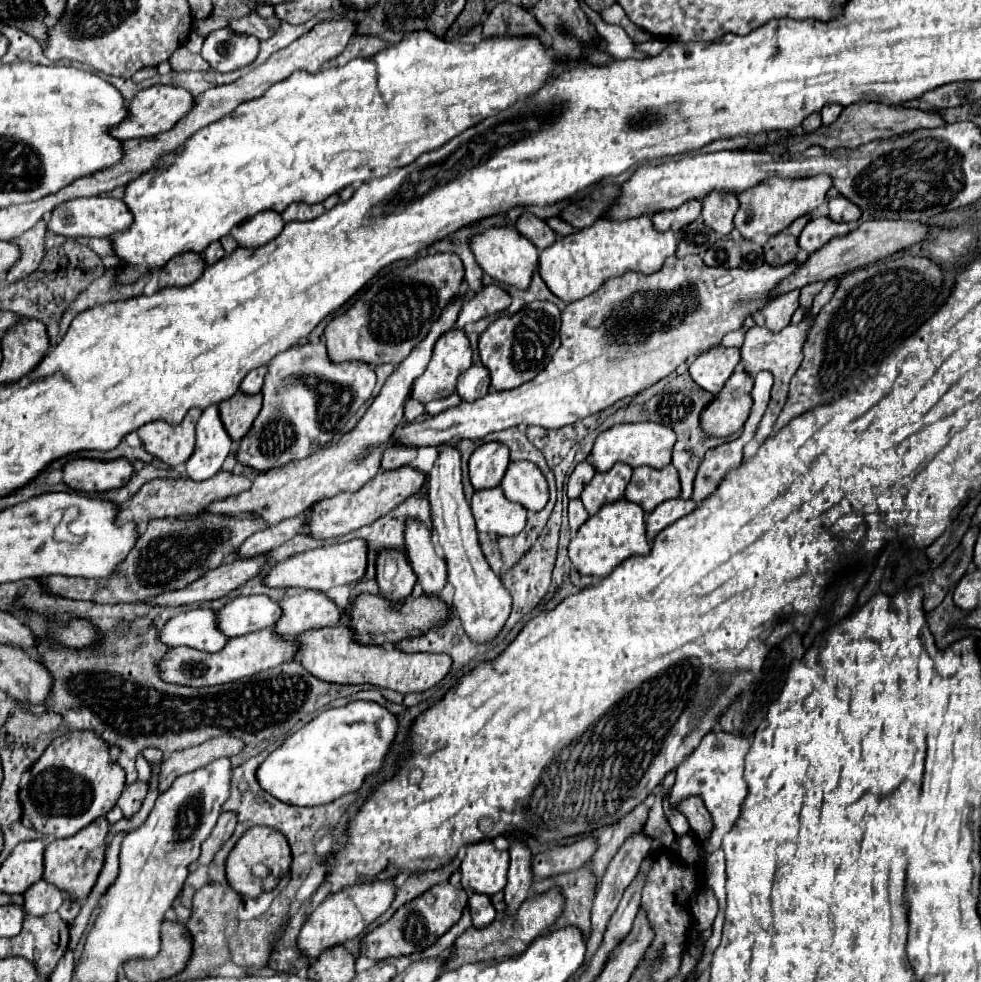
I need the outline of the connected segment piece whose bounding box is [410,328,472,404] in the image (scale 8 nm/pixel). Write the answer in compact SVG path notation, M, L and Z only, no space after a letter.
M448 330L446 334L442 334L434 346L434 354L432 354L432 360L426 368L426 372L422 376L418 376L414 380L414 386L412 386L412 394L410 398L422 402L422 404L428 404L430 400L440 400L440 398L446 398L450 394L454 394L456 390L456 378L462 370L470 368L472 366L472 350L470 350L470 342L464 334L464 330Z

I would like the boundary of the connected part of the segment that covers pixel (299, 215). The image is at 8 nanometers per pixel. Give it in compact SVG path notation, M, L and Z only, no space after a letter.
M334 194L328 200L324 200L322 204L290 204L290 208L286 208L286 212L282 212L284 222L290 220L314 220L320 214L324 214L326 210L334 208L340 202L340 196Z

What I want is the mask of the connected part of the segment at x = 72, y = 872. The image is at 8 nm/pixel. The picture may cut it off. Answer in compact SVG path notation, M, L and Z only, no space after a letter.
M104 816L82 828L78 834L64 838L64 840L54 840L46 846L44 852L44 880L58 886L64 894L66 900L82 902L88 898L92 886L96 884L96 878L102 870L104 864L104 852L106 852L106 838L108 838L110 824Z

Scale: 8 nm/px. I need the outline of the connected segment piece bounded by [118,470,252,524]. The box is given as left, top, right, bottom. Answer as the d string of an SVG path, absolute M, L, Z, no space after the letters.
M220 470L216 476L208 478L206 482L196 482L190 478L158 478L152 480L148 484L144 484L136 496L132 496L128 502L124 502L120 506L120 524L126 522L150 522L154 518L182 518L182 516L194 516L200 514L202 510L206 510L214 500L222 500L228 496L234 496L238 492L244 492L246 488L250 488L252 480L244 474L232 474L232 472L224 472Z

